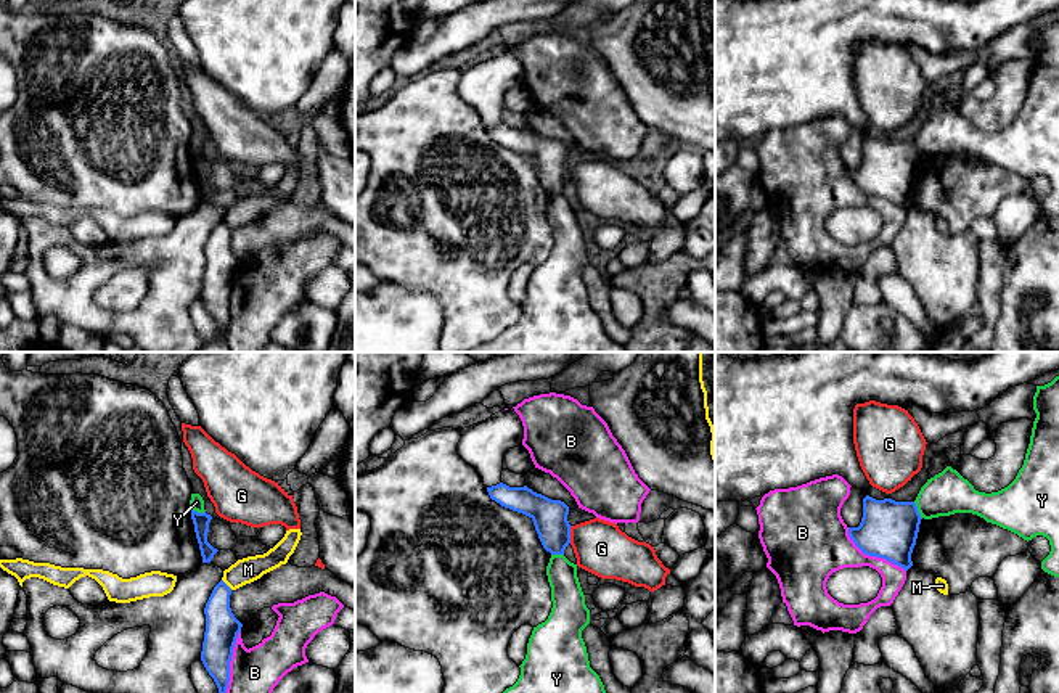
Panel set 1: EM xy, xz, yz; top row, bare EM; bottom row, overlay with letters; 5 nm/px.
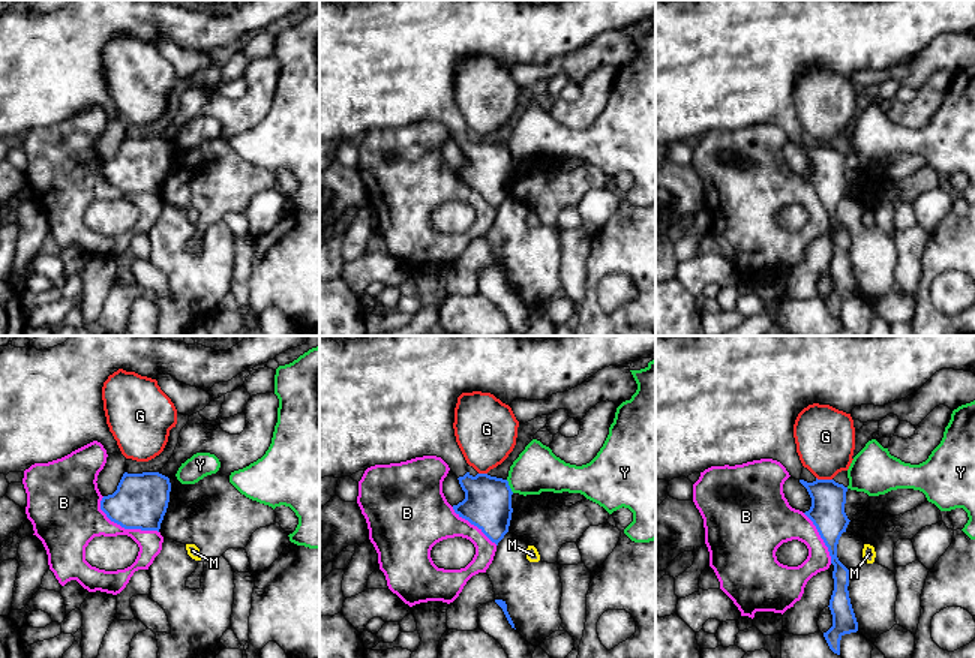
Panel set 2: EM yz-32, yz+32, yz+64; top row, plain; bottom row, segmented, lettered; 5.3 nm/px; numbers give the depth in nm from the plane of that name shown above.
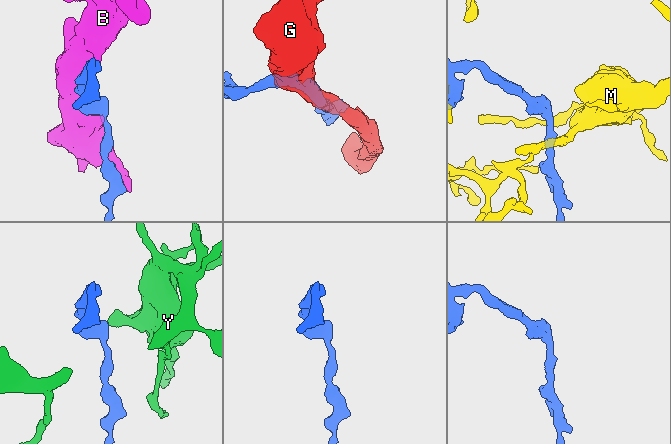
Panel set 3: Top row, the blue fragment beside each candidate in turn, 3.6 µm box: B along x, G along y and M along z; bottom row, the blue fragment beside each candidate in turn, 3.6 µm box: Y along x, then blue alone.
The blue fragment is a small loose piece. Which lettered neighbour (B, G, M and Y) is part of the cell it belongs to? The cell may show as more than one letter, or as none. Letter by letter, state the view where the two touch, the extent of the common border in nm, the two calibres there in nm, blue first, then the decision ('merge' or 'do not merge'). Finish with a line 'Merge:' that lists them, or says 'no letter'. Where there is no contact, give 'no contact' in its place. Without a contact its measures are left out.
B: meets blue in xy; contact 420 nm long; 170 nm thick on the blue side, 240 nm on the other; do not merge
G: meets blue in xz; contact 90 nm long; 180 nm thick on the blue side, 260 nm on the other; do not merge
M: meets blue in xy; contact 80 nm long; 170 nm thick on the blue side, 130 nm on the other; do not merge
Y: meets blue in yz; contact 100 nm long; 280 nm thick on the blue side, 220 nm on the other; do not merge
Merge: no letter

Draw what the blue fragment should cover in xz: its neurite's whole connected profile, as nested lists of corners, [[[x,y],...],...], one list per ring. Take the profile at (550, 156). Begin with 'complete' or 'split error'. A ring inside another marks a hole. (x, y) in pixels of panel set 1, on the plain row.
complete | [[[503,122],[487,127],[492,140],[505,148],[522,153],[534,161],[538,178],[551,195],[564,195],[570,183],[569,146],[534,132],[527,125],[509,127]]]

